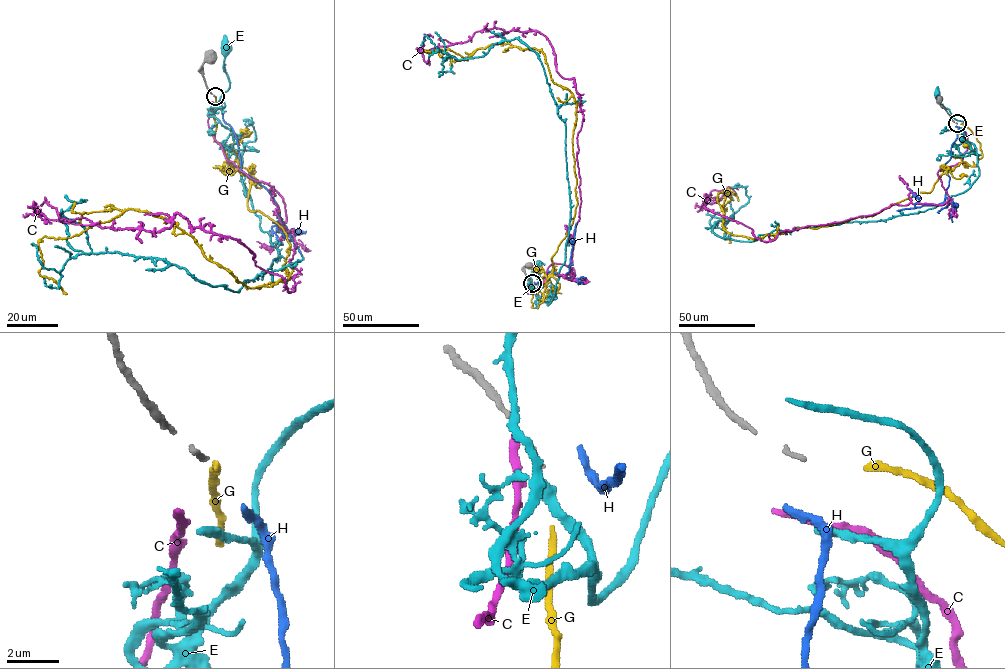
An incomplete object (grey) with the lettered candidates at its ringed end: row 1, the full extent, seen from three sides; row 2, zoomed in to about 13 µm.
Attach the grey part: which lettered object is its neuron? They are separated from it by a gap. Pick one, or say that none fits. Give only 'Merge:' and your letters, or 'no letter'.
Merge: G

